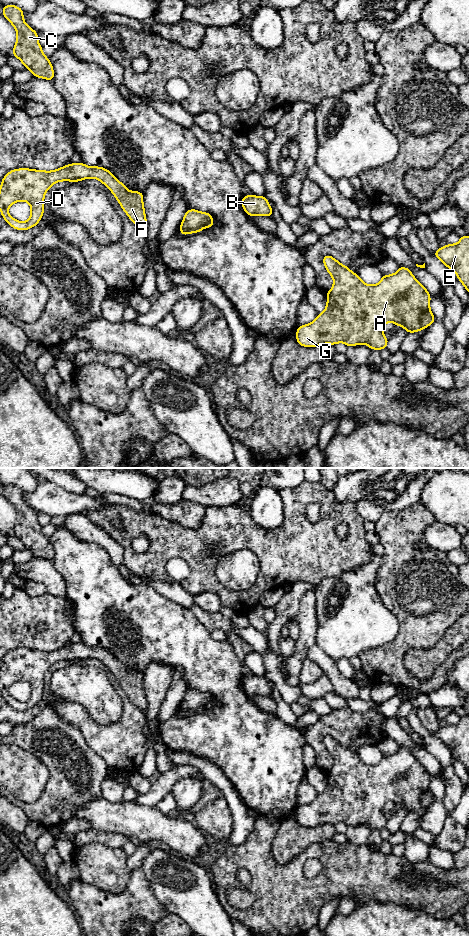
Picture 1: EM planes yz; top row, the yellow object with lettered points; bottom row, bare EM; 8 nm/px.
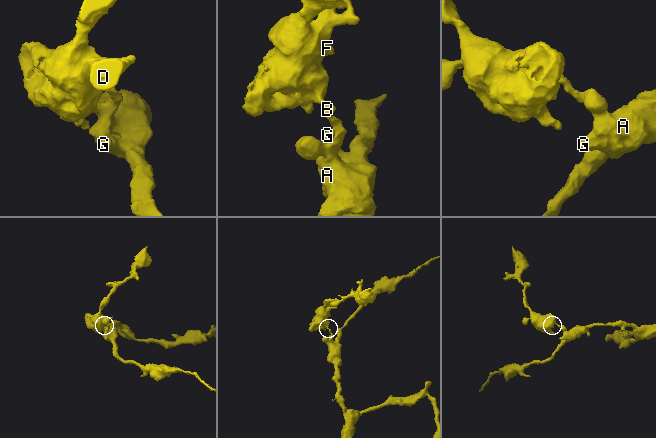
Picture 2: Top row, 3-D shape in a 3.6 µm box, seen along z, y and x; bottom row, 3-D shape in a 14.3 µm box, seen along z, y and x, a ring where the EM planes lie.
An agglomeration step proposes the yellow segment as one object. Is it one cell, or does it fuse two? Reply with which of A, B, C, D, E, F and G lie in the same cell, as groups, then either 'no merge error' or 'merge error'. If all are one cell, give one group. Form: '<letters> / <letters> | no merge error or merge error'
A B E G / C D F | merge error

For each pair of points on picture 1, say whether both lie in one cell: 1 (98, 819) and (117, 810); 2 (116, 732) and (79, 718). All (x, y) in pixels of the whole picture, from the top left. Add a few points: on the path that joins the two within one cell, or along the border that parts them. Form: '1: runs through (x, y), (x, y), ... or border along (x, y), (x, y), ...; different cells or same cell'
1: runs through (103, 816), (112, 815); same cell
2: runs through (107, 732), (94, 732), (88, 726); same cell

